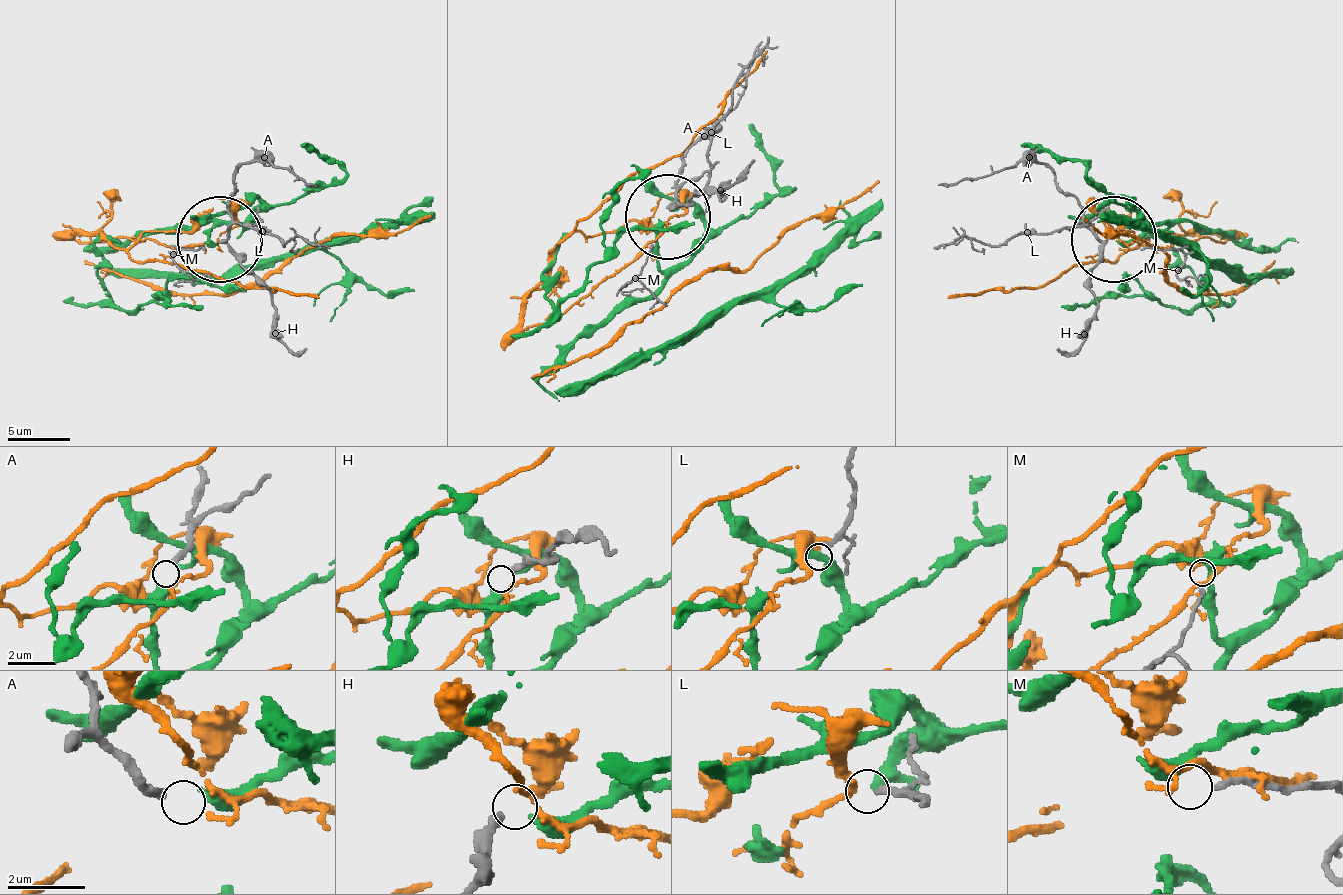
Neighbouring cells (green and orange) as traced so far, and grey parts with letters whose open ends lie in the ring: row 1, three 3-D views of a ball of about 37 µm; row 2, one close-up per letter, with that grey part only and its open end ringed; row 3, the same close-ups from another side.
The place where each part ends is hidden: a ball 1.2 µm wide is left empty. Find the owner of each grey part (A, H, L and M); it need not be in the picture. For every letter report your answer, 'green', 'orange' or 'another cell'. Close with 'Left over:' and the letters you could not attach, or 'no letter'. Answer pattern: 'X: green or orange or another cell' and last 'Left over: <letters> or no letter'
A: another cell
H: green
L: another cell
M: another cell
Left over: A, L, M

